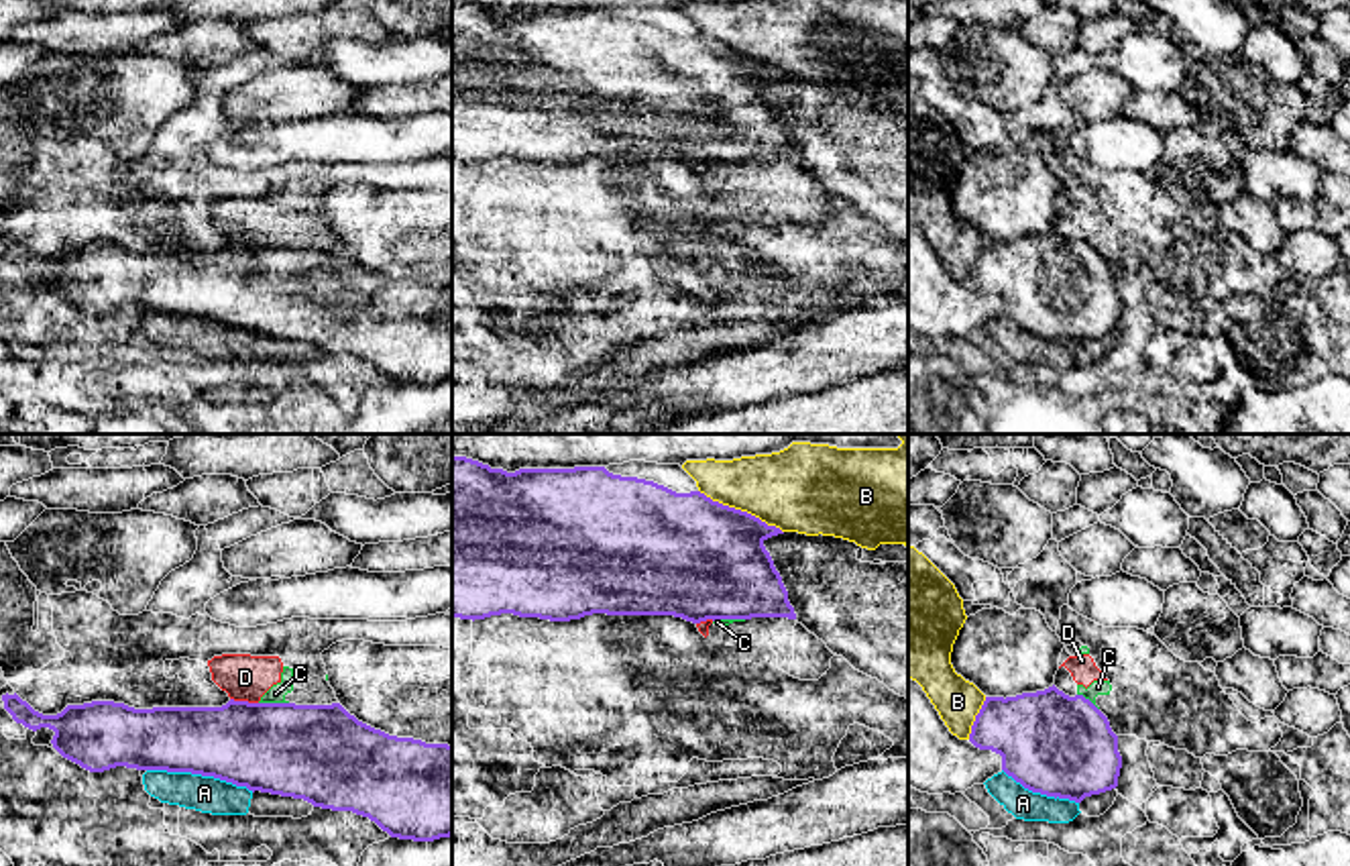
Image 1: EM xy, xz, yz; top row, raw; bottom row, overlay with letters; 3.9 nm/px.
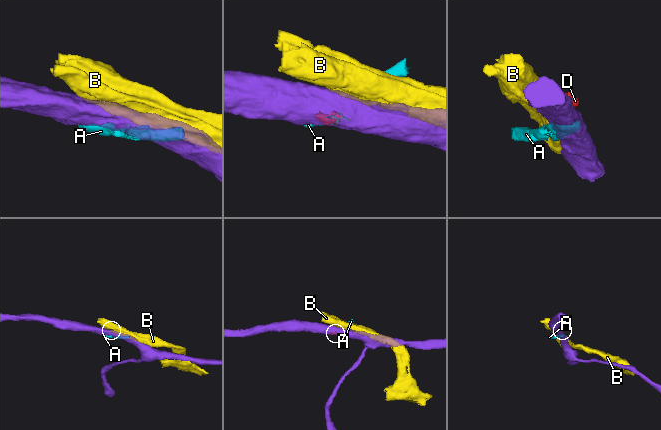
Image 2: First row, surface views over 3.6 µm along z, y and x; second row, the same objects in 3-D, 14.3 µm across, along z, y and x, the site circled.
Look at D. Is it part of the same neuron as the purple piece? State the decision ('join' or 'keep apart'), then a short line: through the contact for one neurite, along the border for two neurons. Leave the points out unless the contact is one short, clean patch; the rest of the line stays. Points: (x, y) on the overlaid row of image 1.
keep apart | xy (231, 697), (257, 704)

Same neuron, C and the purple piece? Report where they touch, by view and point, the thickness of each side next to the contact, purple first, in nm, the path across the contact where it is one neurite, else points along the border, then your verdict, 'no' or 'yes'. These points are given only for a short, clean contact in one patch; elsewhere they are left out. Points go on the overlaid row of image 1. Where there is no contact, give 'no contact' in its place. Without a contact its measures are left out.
meets purple in xy at (273, 704); 380 nm thick on the purple side, 70 nm on the other; border along xy (259, 701), (288, 704); no

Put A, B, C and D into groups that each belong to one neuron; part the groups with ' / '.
A / B / C D

